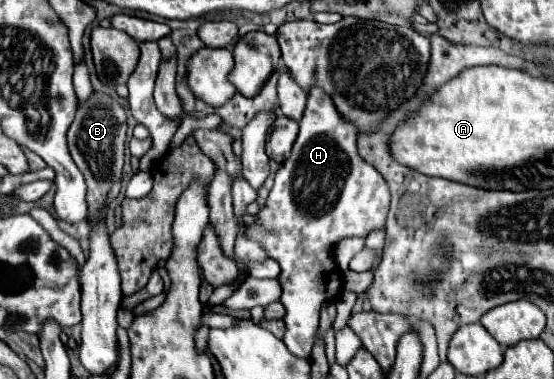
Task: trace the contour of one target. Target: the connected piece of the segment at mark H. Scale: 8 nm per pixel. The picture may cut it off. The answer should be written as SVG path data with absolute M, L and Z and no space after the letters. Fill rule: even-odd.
M313 87L307 97L305 113L299 121L299 135L293 145L291 157L281 165L281 169L275 175L275 185L269 193L269 199L259 213L259 223L255 227L249 227L249 237L259 241L271 259L275 259L281 265L279 283L283 287L281 303L285 305L285 325L287 333L283 337L287 349L301 357L309 359L315 331L319 325L319 311L325 301L337 299L341 293L341 271L335 267L333 261L333 247L343 239L351 235L367 237L371 229L383 227L385 217L389 211L389 185L381 177L373 165L365 163L361 155L357 155L357 129L343 121L333 107L333 101L329 95L325 95L319 87ZM339 277L339 287L333 287L329 281L335 281Z

